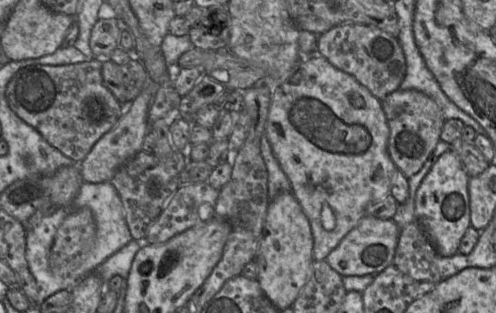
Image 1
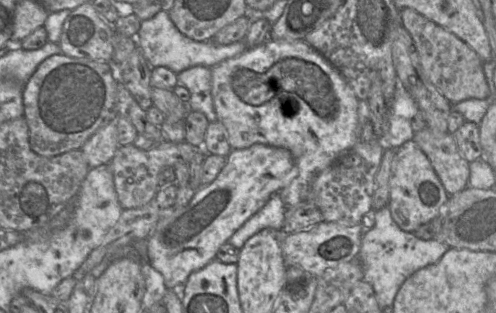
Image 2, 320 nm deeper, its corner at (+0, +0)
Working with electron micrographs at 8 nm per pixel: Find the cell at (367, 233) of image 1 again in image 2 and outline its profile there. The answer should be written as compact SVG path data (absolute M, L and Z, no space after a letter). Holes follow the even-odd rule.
M320 222L306 230L285 235L281 250L286 267L298 266L310 276L319 277L329 268L357 259L363 231L360 225L346 226L336 222Z

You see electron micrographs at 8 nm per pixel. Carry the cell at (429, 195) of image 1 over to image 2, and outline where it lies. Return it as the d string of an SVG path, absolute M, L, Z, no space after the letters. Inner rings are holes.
M407 141L396 149L389 179L387 206L392 219L401 230L413 233L420 225L433 221L448 197L429 159L414 141Z

